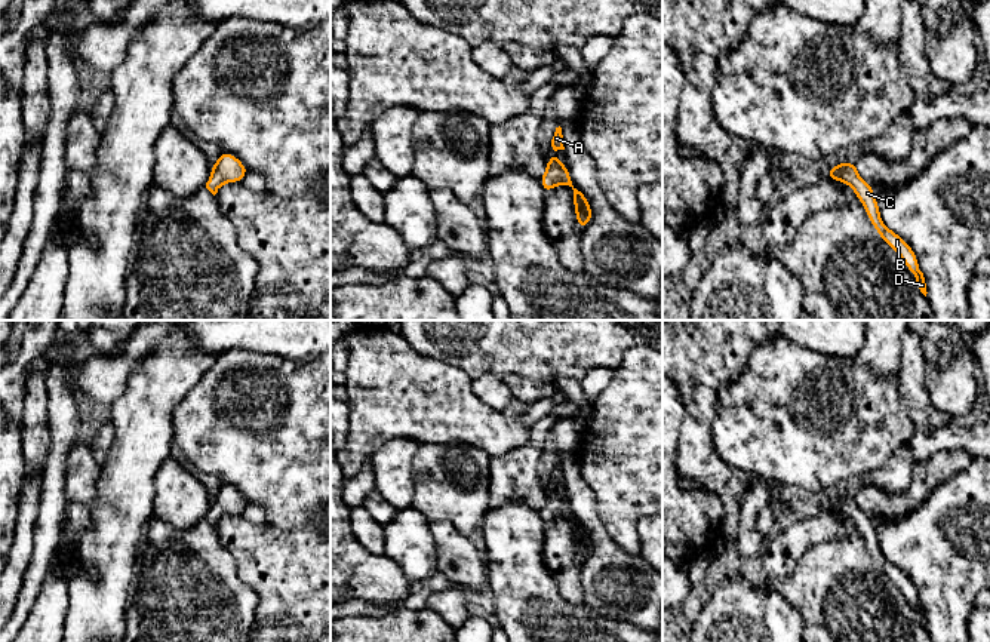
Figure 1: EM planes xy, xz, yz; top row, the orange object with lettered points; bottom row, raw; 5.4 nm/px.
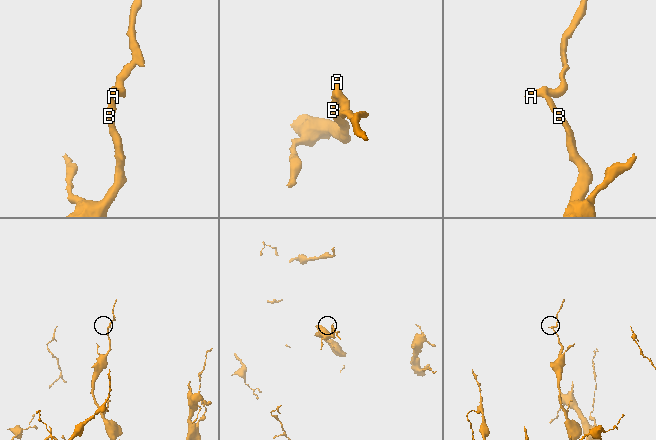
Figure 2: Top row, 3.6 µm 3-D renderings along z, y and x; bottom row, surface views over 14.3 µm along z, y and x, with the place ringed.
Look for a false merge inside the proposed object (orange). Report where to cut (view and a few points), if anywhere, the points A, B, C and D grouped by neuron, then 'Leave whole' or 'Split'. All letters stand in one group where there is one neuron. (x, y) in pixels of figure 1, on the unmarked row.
No split. Groups: A B C D. Leave whole

